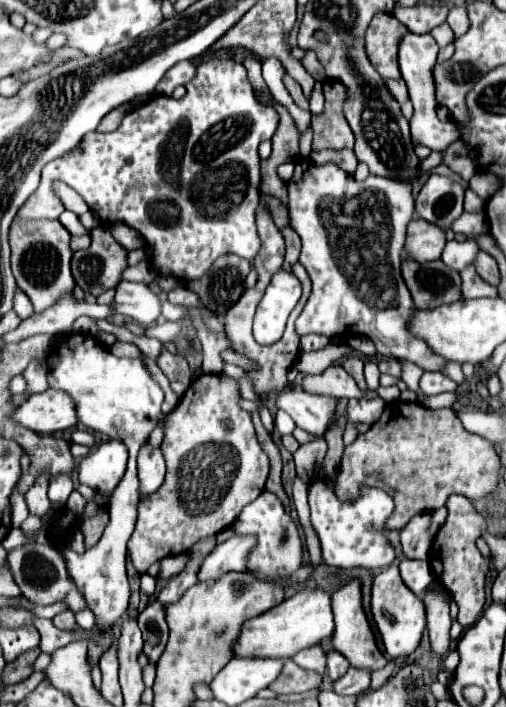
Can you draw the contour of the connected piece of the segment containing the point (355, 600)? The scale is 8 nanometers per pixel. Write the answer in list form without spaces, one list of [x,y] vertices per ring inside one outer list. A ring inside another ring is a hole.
[[[356,580],[348,582],[344,588],[336,590],[332,594],[332,612],[334,612],[334,636],[332,636],[332,646],[334,650],[340,650],[340,654],[350,662],[352,668],[360,668],[360,670],[380,670],[386,666],[386,658],[380,654],[374,634],[370,630],[370,624],[366,620],[366,614],[362,610],[362,602],[360,602],[360,584]]]

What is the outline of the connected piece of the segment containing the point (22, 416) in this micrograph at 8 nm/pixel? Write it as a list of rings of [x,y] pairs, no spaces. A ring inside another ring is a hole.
[[[48,388],[46,392],[32,394],[16,410],[14,420],[32,432],[54,434],[76,426],[76,402],[64,390]]]

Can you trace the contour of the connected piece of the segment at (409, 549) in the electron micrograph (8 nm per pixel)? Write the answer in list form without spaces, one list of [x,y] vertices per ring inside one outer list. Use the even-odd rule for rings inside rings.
[[[420,512],[420,514],[416,514],[416,518],[412,518],[404,526],[404,530],[400,534],[400,544],[402,544],[406,558],[410,558],[410,560],[428,558],[428,550],[432,544],[430,524],[432,524],[432,512]]]

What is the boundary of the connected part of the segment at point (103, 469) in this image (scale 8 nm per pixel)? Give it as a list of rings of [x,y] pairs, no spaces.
[[[120,440],[100,442],[78,462],[78,480],[94,490],[112,492],[126,470],[126,460],[128,450]]]

